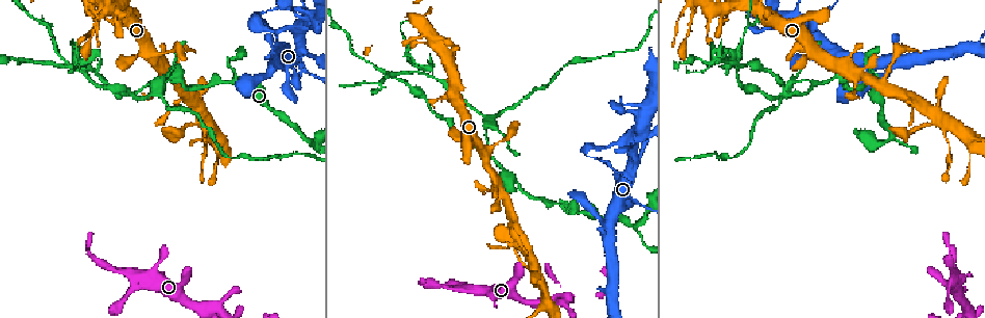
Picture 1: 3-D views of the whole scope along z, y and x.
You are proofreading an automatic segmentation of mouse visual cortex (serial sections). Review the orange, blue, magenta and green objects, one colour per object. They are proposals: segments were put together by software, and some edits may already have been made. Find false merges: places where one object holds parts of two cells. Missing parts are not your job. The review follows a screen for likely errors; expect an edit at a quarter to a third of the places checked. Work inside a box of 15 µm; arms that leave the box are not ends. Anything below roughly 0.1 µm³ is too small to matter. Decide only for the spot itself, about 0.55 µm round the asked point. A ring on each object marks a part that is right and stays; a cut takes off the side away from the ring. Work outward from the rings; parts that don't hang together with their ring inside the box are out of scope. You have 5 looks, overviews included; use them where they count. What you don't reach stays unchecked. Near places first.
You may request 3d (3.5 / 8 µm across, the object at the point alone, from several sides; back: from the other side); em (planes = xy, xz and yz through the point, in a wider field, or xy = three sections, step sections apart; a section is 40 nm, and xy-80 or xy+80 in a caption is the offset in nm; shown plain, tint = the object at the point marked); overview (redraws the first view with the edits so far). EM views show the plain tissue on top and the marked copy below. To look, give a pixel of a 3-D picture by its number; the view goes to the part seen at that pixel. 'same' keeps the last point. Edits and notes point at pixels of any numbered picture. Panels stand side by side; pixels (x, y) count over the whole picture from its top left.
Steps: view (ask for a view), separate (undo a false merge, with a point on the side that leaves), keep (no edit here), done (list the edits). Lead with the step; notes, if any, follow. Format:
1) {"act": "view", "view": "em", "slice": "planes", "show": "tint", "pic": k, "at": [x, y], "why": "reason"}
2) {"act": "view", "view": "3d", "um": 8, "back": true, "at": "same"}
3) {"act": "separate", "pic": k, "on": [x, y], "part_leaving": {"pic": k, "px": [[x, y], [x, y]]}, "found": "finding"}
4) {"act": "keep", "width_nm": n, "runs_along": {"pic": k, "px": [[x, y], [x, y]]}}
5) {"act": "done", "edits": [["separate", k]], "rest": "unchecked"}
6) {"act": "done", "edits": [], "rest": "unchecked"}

{"act": "view", "view": "3d", "um": 3.5, "pic": 1, "at": [236, 79], "why": "a fork"}

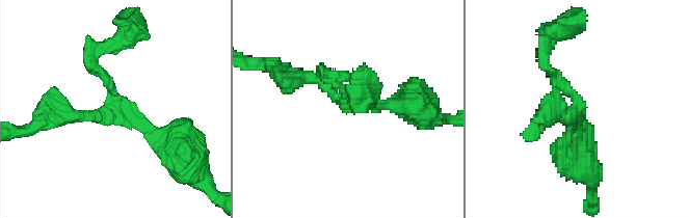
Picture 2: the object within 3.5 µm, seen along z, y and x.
{"act": "view", "view": "em", "slice": "xy", "step": 2, "show": "tint", "pic": 2, "at": [118, 112], "arms": 3, "arm_widths_nm": [150, 200, 250]}

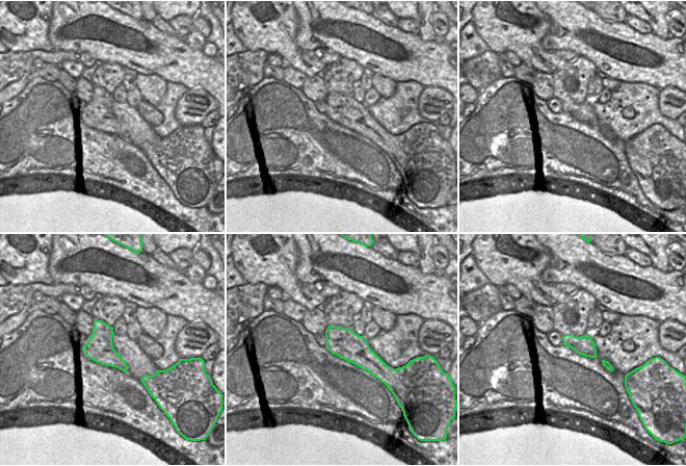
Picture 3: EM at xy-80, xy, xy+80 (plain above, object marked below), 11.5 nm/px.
{"act": "keep", "found": "continuous, no second cell"}

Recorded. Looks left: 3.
{"act": "view", "view": "3d", "um": 3.5, "pic": 1, "at": [292, 27], "why": "thin arm on a thick one"}

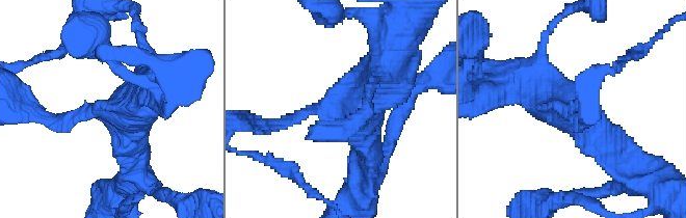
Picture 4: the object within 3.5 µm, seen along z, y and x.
{"act": "view", "view": "em", "slice": "xy", "step": 1, "show": "tint", "pic": 4, "at": [109, 109], "why": "shape alone is not enough"}

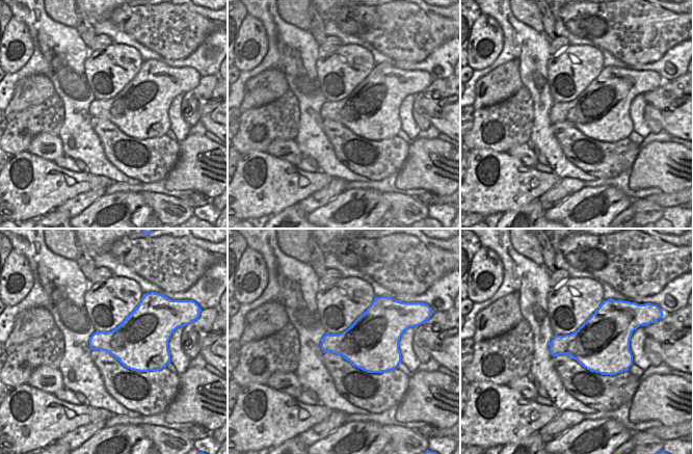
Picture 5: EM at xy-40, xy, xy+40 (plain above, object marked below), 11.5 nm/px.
{"act": "keep", "width_nm": 550, "runs_along": {"pic": 4, "px": [[618, 165], [539, 82], [521, 82]]}, "found": "one cell here"}

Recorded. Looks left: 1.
{"act": "done", "edits": [], "rest": "unchecked"}

